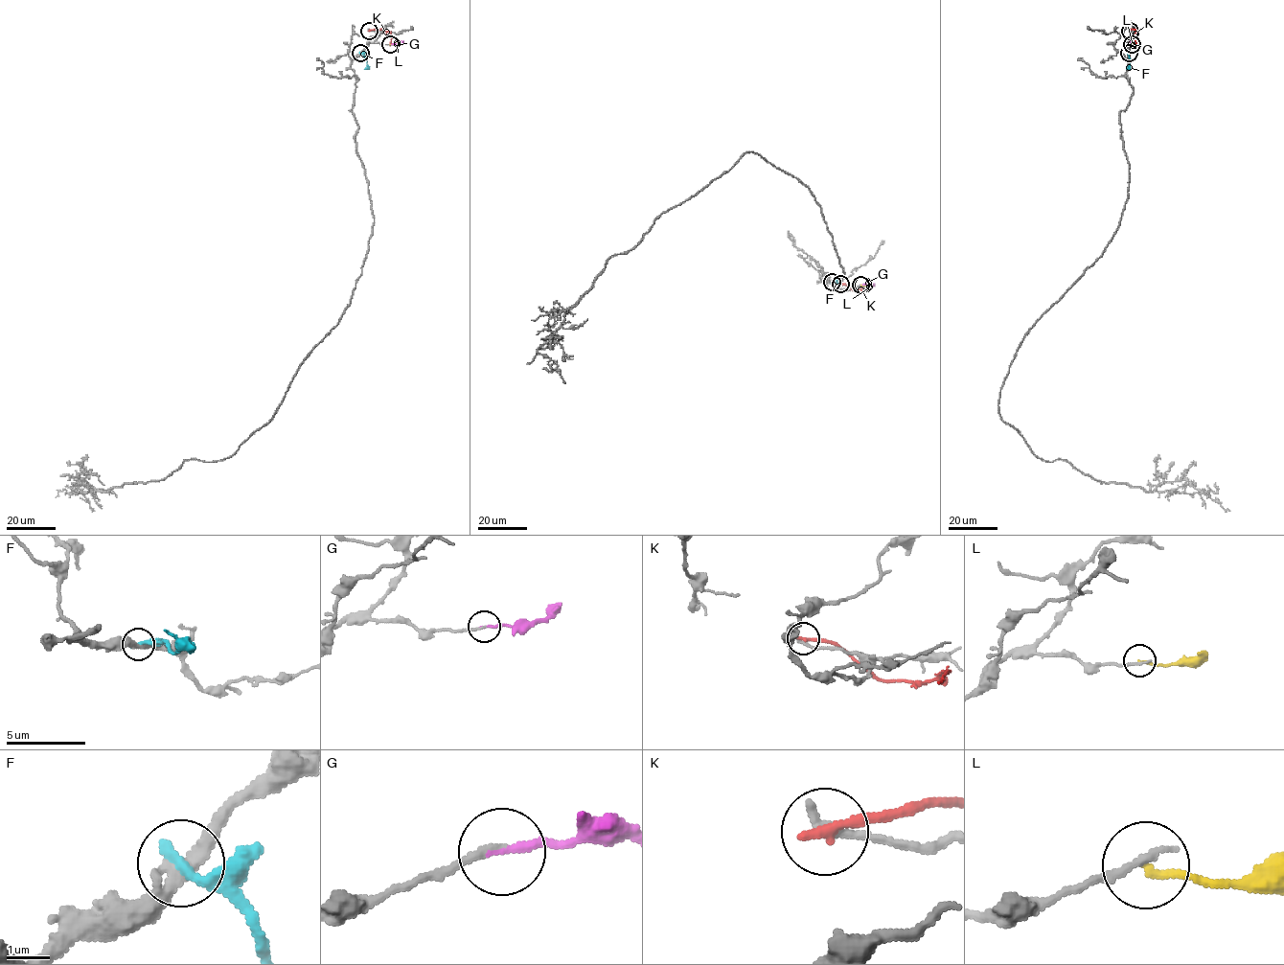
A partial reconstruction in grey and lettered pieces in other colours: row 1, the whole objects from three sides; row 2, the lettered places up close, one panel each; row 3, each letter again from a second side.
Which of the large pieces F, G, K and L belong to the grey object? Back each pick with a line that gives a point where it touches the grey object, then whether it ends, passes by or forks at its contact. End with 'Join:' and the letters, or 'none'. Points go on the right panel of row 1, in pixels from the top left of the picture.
G: Touches grey at (1131, 44). It ends there
Join: G

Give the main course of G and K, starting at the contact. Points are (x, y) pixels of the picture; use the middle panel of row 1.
G: (862, 284), (875, 285)
K: (840, 284), (861, 290)

